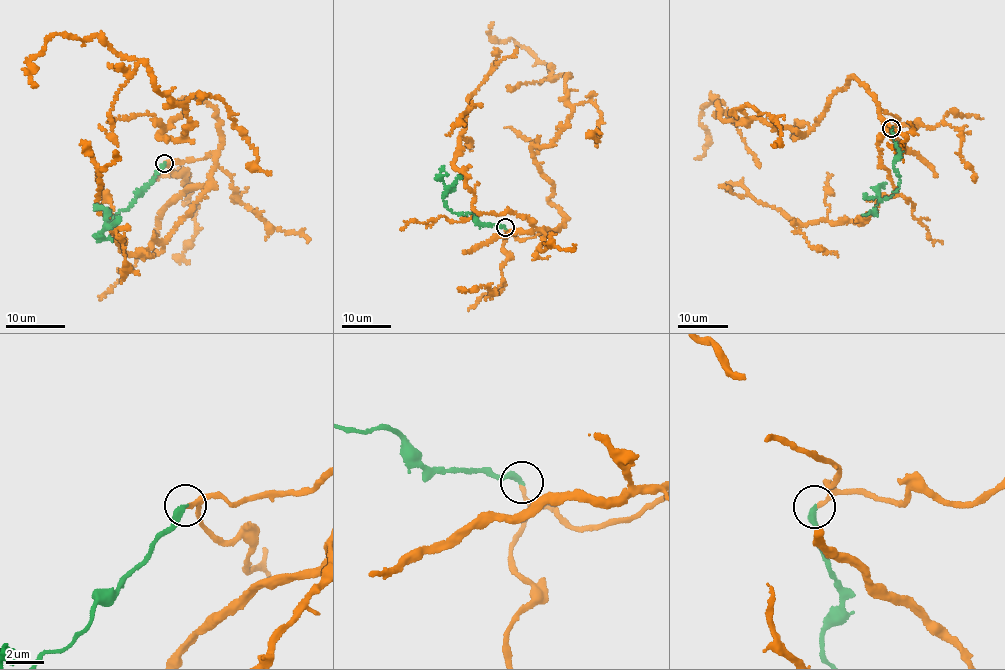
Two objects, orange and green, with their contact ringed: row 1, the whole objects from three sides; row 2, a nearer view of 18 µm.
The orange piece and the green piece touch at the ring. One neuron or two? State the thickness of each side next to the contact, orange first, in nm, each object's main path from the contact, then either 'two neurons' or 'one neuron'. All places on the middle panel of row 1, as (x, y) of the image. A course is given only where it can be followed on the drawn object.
200 nm thick on the orange side, 360 nm on the other; orange runs (505, 228), (518, 239), (567, 219), (531, 148), (549, 144), (572, 107), (569, 77), (490, 38), (493, 21); green runs (505, 228), (480, 223), (471, 214), (452, 211), (443, 198), (447, 187), (452, 189), (445, 197); one neuron

